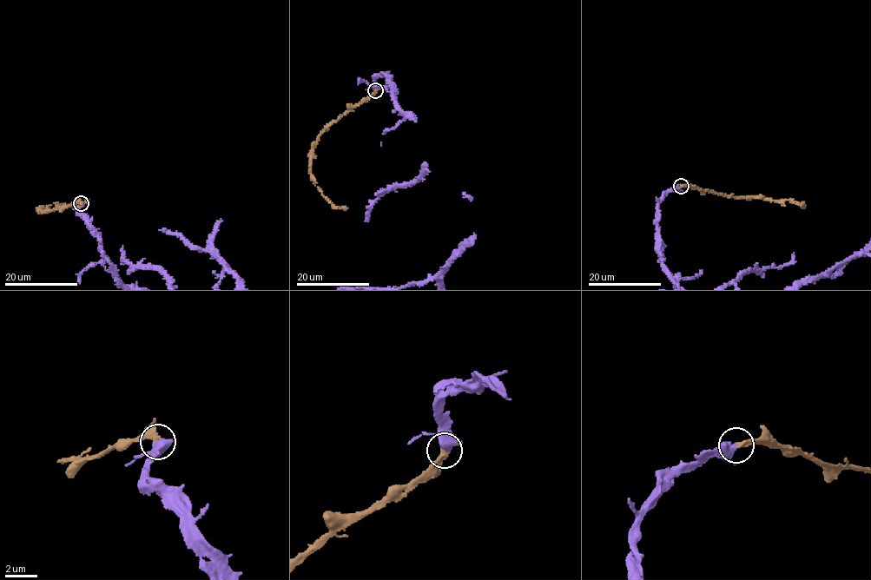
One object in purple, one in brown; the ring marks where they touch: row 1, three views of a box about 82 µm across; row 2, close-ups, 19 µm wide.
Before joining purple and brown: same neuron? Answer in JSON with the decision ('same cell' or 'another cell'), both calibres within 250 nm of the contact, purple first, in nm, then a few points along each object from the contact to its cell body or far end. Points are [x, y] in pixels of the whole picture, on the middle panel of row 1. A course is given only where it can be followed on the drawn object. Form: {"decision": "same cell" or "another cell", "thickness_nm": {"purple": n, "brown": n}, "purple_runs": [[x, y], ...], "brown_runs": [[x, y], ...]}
{"decision": "same cell", "thickness_nm": {"purple": 600, "brown": 360}, "brown_runs": [[375, 90], [324, 129], [312, 151], [313, 182], [336, 207], [347, 208]]}

